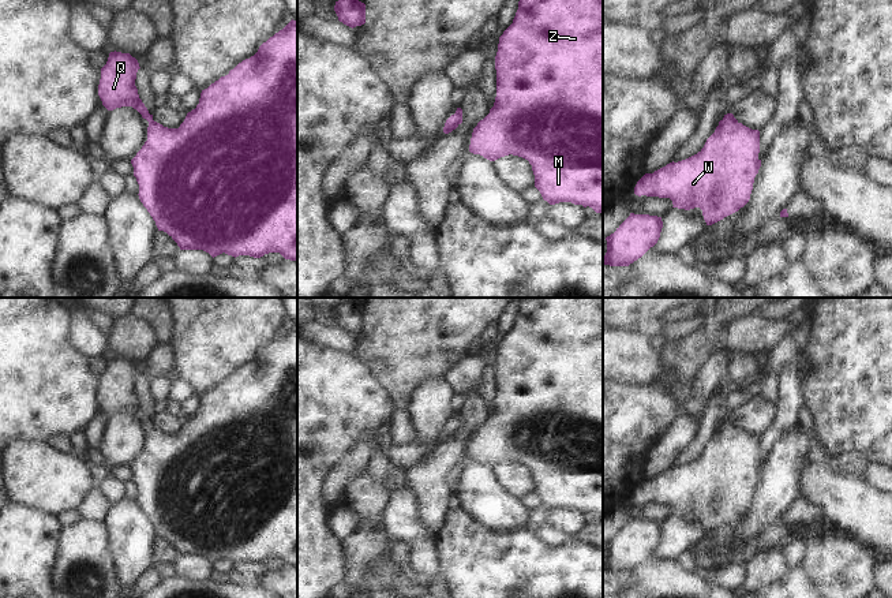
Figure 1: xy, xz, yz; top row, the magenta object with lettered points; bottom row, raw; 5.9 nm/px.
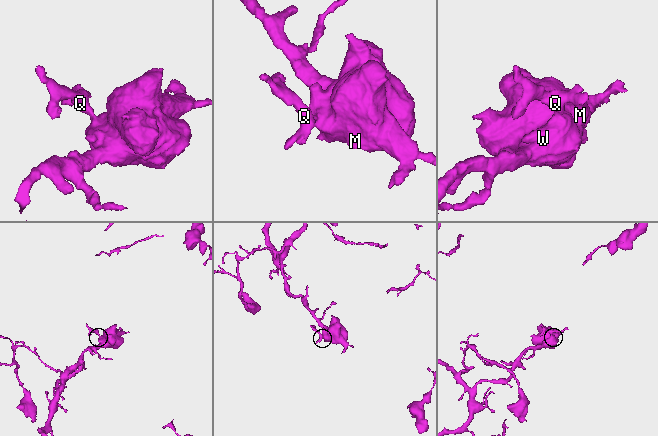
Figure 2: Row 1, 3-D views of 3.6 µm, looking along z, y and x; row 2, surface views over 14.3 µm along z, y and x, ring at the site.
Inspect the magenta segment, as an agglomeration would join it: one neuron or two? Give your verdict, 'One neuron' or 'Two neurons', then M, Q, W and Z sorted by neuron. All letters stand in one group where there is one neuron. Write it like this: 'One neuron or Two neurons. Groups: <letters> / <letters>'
One neuron. Groups: M Q W Z

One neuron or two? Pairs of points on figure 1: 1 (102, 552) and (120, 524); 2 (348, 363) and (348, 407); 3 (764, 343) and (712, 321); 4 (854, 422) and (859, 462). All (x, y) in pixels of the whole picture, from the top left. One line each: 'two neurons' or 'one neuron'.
1: two neurons
2: one neuron
3: two neurons
4: two neurons

